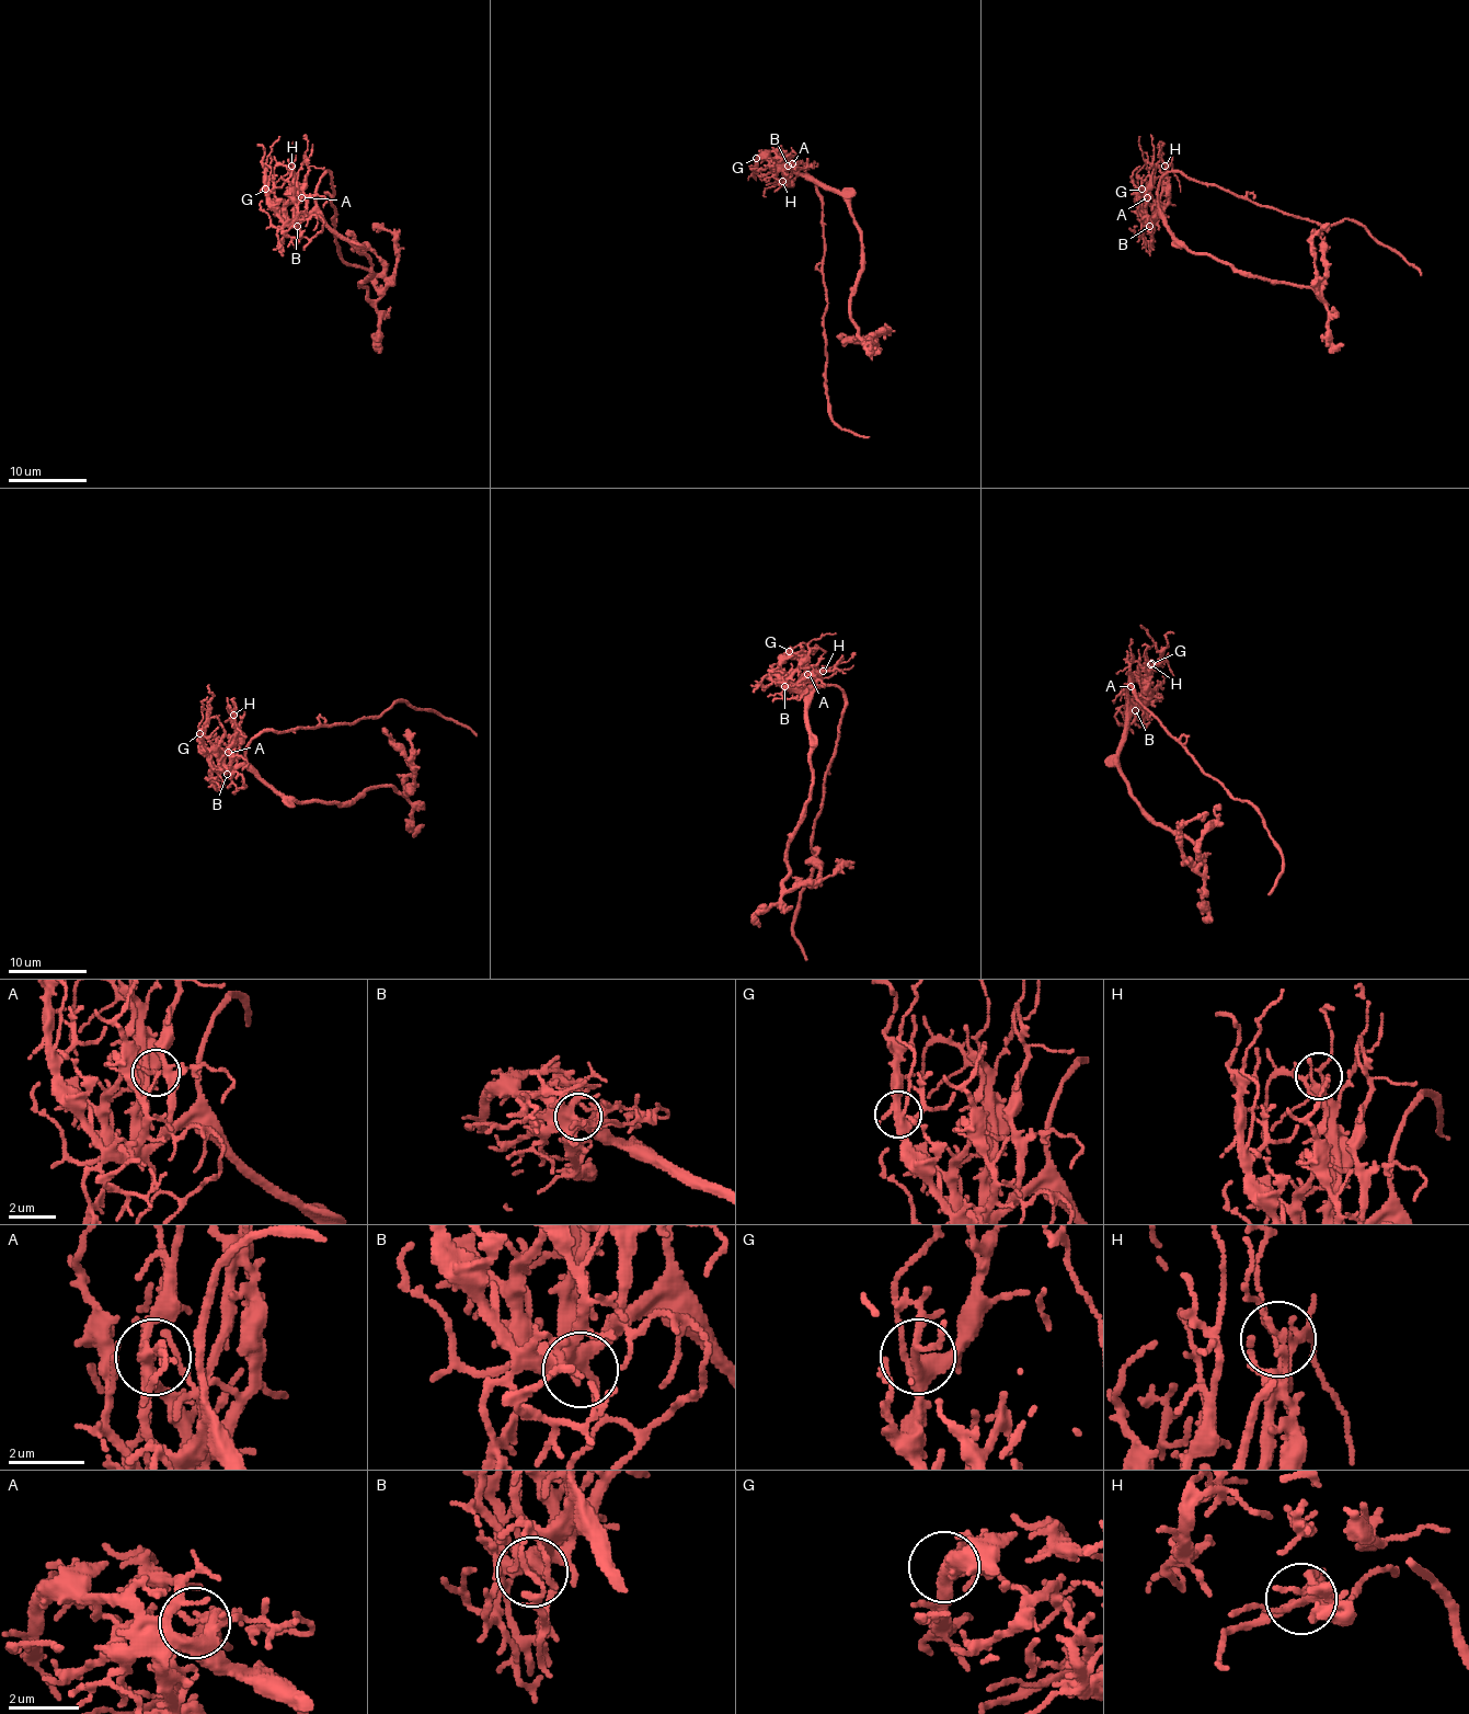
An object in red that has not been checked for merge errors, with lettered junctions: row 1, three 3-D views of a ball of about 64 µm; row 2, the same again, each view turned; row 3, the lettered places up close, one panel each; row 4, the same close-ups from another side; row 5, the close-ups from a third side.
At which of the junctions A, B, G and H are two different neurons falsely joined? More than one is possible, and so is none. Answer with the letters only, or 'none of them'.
none of them

